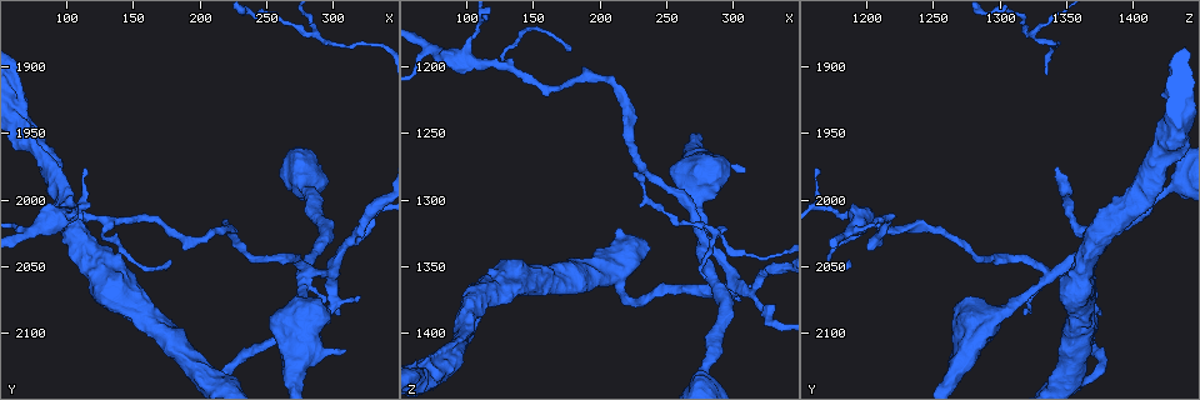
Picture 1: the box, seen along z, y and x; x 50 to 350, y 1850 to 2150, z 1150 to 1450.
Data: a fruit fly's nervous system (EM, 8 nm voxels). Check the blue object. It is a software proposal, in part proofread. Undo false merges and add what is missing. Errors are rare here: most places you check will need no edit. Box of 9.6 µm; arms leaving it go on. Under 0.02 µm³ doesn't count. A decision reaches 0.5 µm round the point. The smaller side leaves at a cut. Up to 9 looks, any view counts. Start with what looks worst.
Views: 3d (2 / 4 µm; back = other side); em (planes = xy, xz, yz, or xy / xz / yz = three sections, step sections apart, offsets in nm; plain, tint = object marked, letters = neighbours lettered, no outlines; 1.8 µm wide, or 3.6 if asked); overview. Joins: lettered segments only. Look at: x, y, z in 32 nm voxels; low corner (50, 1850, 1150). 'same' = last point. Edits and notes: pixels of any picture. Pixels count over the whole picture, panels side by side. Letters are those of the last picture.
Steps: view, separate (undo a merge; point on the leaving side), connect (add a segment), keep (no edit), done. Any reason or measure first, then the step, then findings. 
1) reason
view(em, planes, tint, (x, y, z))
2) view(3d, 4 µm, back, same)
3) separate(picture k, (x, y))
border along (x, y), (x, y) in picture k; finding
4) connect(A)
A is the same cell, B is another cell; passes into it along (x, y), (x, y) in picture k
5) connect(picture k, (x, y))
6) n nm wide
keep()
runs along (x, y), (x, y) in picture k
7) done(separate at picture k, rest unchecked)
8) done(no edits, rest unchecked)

looks like a crossing
view(em, planes, plain, (278, 2060, 1332))

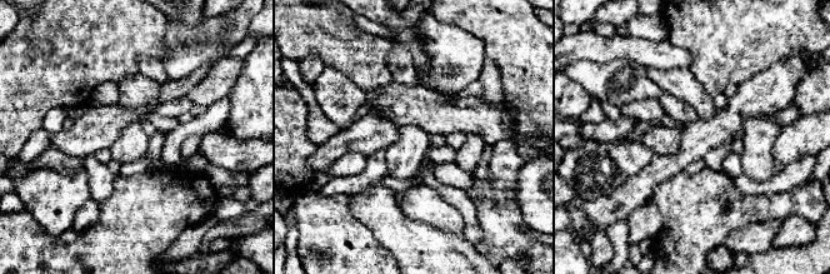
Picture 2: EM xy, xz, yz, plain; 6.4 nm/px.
with the object marked
view(em, planes, tint, same)

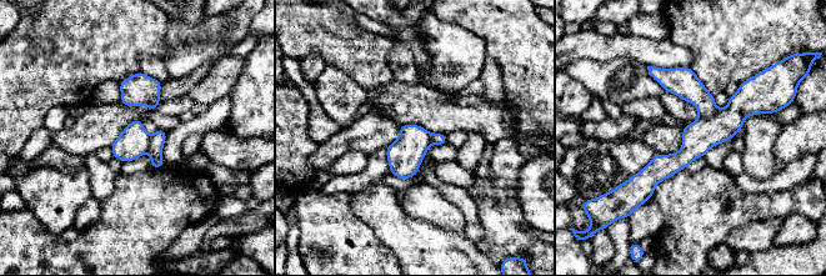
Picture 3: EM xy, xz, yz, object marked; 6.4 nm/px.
view(em, planes, letters, same)

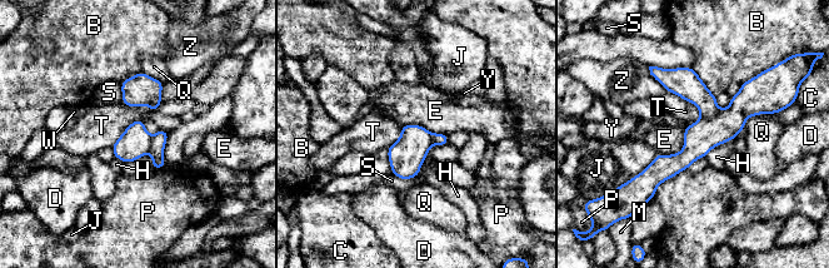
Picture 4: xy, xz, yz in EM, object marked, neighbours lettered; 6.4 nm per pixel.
separate(picture 4, (703, 135))
B, C, D, E, H, J, M, P, Q, S, T, W, Y and Z are other cells; a second neuron is stuck on

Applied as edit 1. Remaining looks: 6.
view(em, xz, step 16, tint, (102, 2012, 1196))

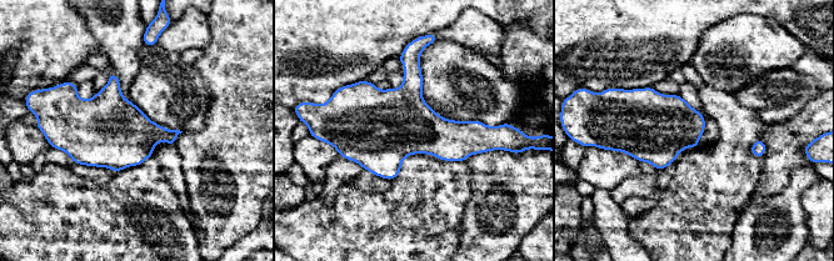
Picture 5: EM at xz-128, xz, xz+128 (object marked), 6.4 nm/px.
view(em, yz, step 4, letters, same)

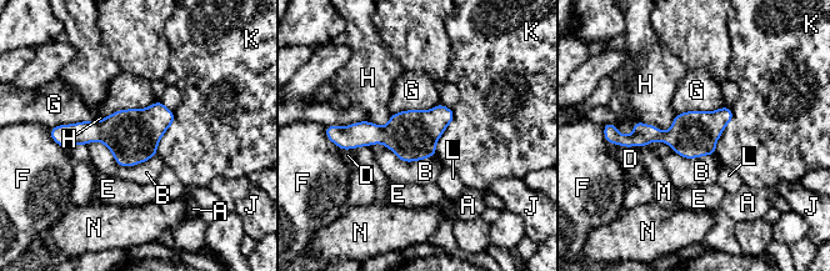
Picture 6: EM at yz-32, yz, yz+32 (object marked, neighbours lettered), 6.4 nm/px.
keep()
A, B, D, E, F, G, H, J, K, L, M and N are other cells; border along (731, 109), (733, 118), (714, 154) in picture 6; continuous, no second neuron

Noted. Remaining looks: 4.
free end
view(em, planes, letters, (178, 2044, 1184))

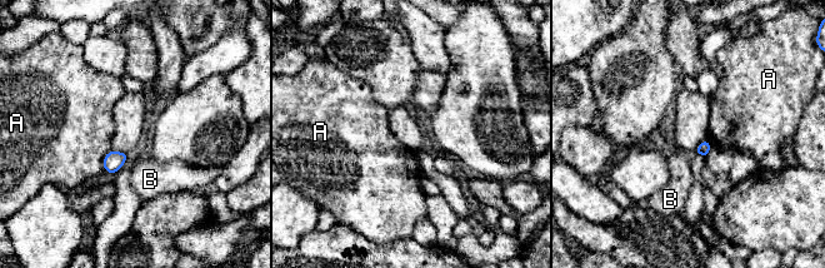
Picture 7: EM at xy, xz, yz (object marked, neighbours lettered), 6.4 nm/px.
keep()
A and B are other cells; no lettered segment goes on from it

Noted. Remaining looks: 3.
done(separate at picture 4, rest unchecked)

